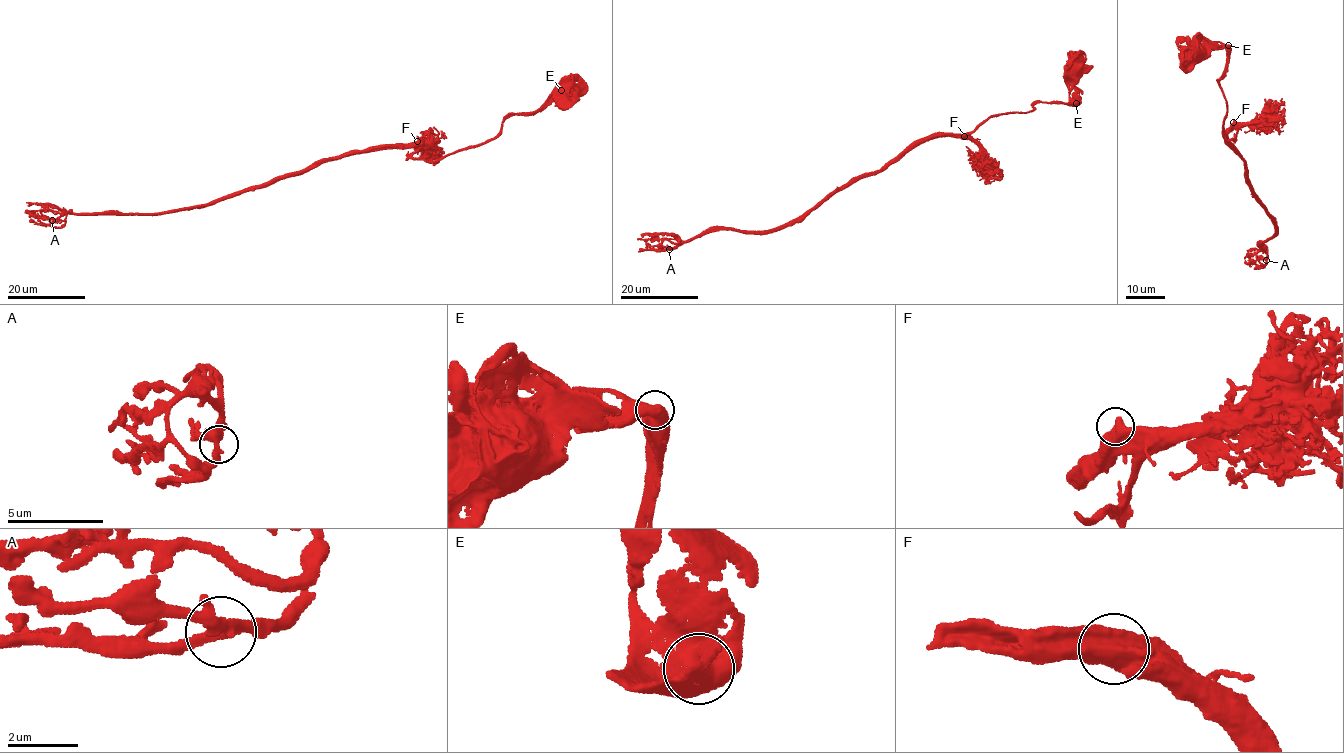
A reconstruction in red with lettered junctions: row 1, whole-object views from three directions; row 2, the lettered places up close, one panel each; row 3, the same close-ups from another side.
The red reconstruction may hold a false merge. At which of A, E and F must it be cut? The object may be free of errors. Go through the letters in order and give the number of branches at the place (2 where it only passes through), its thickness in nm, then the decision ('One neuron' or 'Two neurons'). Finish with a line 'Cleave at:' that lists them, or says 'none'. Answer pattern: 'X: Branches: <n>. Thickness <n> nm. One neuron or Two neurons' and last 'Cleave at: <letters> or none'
A: Branches: 3. Thickness 340 nm. One neuron
E: Branches: 2. Thickness 650 nm. One neuron
F: Branches: 1. Thickness 750 nm. One neuron
Cleave at: none

